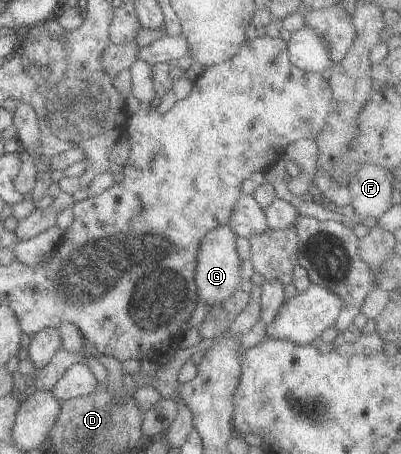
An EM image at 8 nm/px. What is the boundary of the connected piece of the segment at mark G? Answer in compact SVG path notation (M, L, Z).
M221 225L207 232L197 249L197 266L194 268L193 278L196 286L197 304L207 308L219 305L226 301L235 291L245 286L240 277L240 260L237 257L233 231L225 225Z

